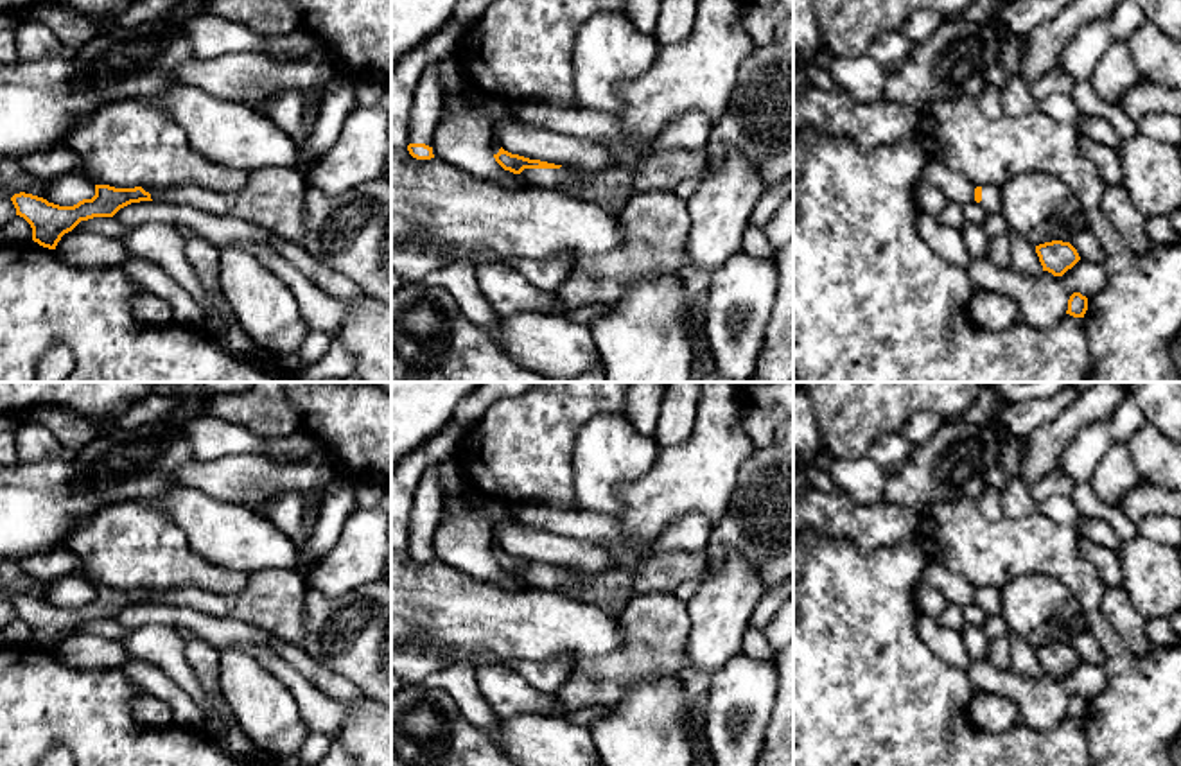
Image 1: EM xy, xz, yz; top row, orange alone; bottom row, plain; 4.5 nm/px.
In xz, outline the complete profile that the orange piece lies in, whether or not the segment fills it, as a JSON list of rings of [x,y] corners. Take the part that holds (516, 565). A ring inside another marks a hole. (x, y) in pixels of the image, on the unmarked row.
[[[499,551],[495,563],[513,576],[519,576],[526,588],[562,592],[567,587],[582,583],[576,570],[562,569],[540,561],[529,561]]]

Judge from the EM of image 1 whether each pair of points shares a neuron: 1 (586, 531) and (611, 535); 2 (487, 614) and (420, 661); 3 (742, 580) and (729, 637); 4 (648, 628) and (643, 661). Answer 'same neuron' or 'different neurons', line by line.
1: same neuron
2: different neurons
3: same neuron
4: same neuron

